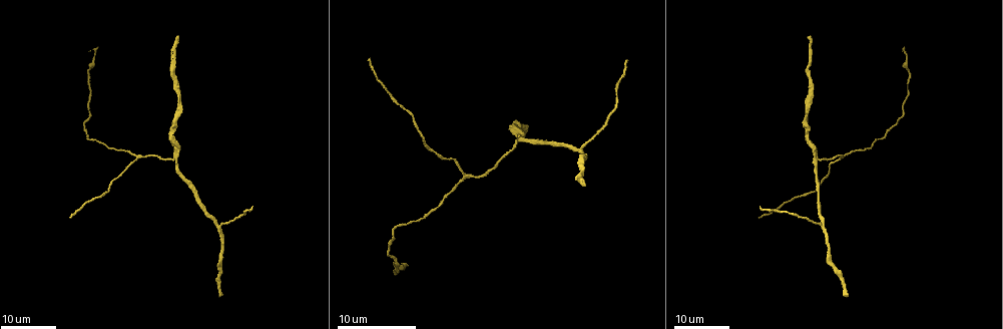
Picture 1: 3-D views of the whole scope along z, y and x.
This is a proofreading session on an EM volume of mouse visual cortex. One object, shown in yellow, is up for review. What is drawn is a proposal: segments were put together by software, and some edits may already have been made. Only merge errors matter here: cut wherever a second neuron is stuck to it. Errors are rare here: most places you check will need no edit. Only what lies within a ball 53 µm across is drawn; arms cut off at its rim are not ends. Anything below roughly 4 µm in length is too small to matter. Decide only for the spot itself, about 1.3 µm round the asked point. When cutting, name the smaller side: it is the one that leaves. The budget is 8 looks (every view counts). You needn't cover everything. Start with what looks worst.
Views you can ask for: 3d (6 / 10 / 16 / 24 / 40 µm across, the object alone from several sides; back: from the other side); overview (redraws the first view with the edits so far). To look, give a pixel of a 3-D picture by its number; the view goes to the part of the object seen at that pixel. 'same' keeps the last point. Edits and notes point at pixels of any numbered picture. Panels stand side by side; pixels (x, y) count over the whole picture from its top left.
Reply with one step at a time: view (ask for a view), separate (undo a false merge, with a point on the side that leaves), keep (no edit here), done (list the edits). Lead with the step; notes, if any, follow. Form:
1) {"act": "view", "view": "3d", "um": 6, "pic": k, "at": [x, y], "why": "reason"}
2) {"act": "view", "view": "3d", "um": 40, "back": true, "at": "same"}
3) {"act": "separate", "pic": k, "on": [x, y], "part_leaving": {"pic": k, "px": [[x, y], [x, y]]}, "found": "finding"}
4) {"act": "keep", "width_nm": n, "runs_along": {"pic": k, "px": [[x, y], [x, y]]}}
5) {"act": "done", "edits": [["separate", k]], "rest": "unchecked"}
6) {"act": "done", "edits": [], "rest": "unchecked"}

{"act": "view", "view": "3d", "um": 24, "pic": 1, "at": [220, 228], "why": "three arms meet"}

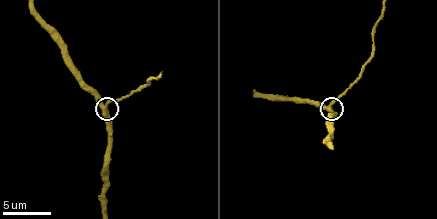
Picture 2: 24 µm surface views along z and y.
{"act": "view", "view": "3d", "um": 6, "pic": 2, "at": [105, 109]}

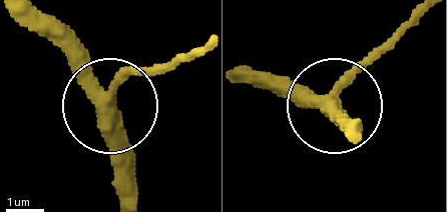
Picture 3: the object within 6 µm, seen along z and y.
{"act": "view", "view": "3d", "um": 6, "back": true, "pic": 3, "at": [110, 98]}

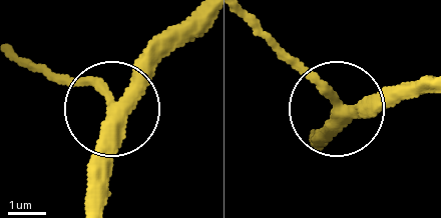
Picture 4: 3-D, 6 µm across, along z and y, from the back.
{"act": "keep", "arms": 3, "runs_along": {"pic": 4, "px": [[426, 75], [336, 110], [333, 139]]}, "found": "one neuron here"}

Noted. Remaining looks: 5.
{"act": "view", "view": "3d", "um": 24, "pic": 1, "at": [813, 161]}

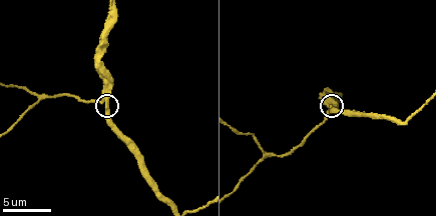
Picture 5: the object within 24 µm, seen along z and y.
{"act": "view", "view": "3d", "um": 10, "pic": 5, "at": [107, 99]}

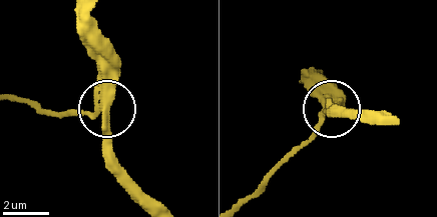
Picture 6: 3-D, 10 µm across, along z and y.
{"act": "keep", "found": "continuous, no second neuron"}

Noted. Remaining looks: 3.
{"act": "view", "view": "3d", "um": 6, "pic": 5, "at": [267, 157], "why": "three-way junction"}

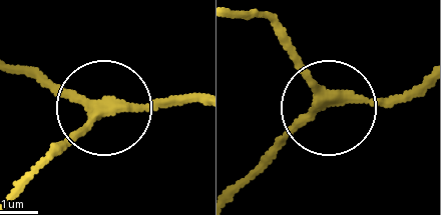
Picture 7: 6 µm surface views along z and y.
{"act": "keep", "arms": 3, "runs_along": {"pic": 7, "px": [[418, 88], [329, 101], [281, 44]]}, "found": "one neuron here"}

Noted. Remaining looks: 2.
{"act": "view", "view": "3d", "um": 24, "pic": 1, "at": [810, 104], "why": "sudden change in width"}

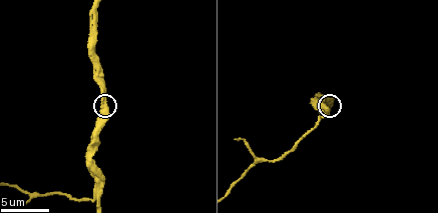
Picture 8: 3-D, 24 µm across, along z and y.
{"act": "view", "view": "3d", "um": 6, "pic": 8, "at": [102, 103], "why": "closer look"}

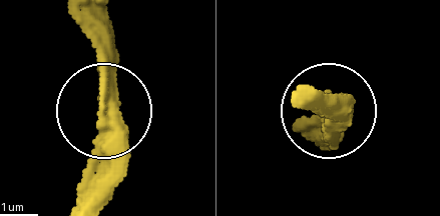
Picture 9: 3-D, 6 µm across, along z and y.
{"act": "keep", "width_nm": 550, "found": "all the same neuron"}

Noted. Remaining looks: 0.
{"act": "done", "edits": [], "rest": "unchecked"}

